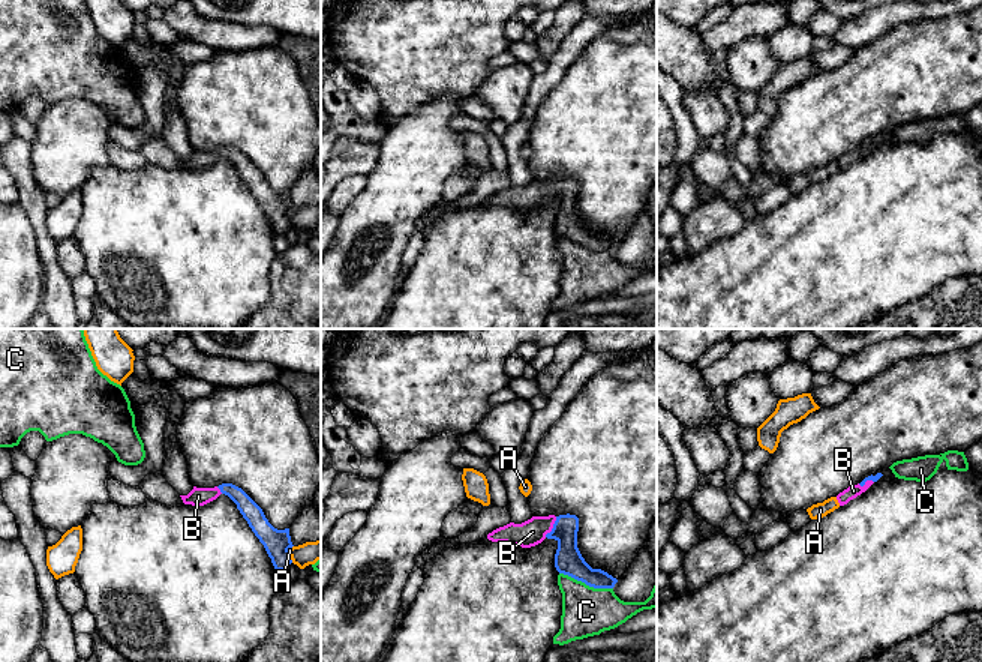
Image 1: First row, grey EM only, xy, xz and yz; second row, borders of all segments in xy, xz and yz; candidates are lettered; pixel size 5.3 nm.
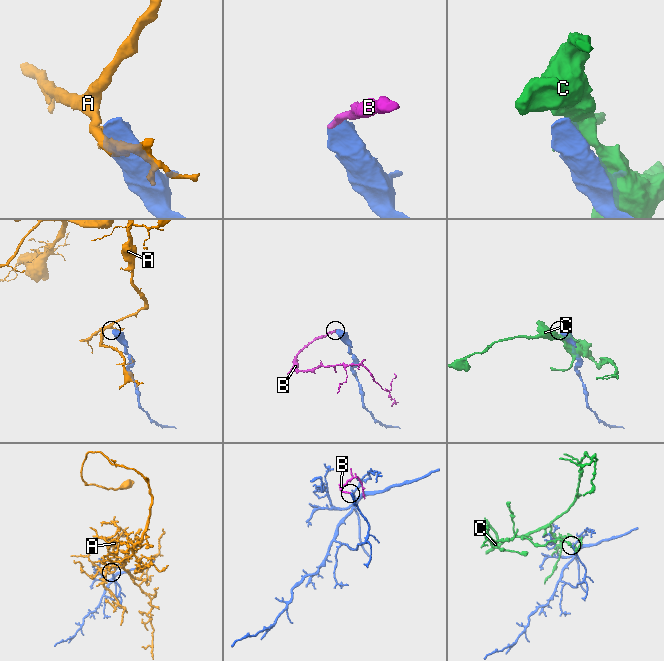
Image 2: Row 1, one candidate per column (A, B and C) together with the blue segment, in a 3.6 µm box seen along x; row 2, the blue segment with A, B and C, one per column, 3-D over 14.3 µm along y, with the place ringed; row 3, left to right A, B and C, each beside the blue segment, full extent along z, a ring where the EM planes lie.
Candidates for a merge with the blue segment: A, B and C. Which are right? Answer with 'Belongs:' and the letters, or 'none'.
Belongs: B

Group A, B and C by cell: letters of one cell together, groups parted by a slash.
A / B / C

